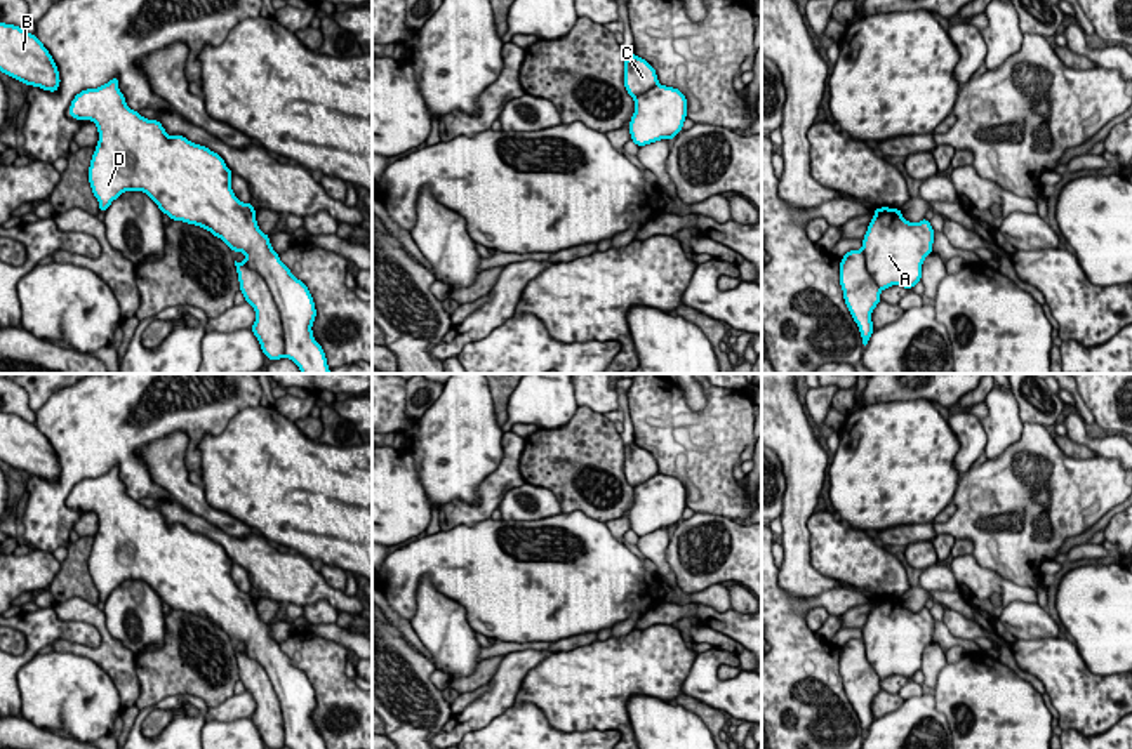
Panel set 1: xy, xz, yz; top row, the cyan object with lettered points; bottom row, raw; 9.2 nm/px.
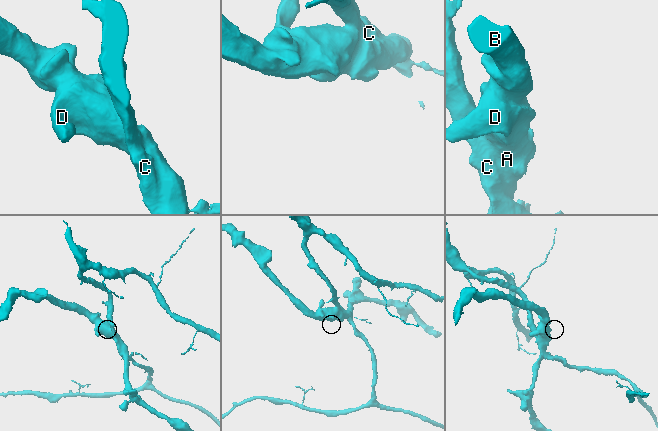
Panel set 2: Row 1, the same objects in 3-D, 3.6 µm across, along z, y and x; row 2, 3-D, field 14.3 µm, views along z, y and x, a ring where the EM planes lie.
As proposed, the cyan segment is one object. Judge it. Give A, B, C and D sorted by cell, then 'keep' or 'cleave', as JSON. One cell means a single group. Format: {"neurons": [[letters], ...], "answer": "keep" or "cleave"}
{"neurons": [["A", "B", "D"], ["C"]], "answer": "cleave"}

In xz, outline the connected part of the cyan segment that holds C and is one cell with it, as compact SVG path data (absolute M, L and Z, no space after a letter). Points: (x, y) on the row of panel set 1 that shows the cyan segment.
M635 52L624 57L624 87L631 97L636 97L659 85L657 73L650 63Z

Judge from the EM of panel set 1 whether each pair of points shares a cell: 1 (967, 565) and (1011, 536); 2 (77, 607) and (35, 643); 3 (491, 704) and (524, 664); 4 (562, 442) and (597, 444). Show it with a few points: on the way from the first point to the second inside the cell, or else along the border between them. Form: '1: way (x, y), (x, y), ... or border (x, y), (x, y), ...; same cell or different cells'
1: border (971, 555), (983, 567), (1011, 581); different cells
2: border (51, 607), (61, 619), (89, 623), (99, 636); different cells
3: way (501, 694), (513, 675); same cell
4: way (571, 445), (588, 445); same cell

